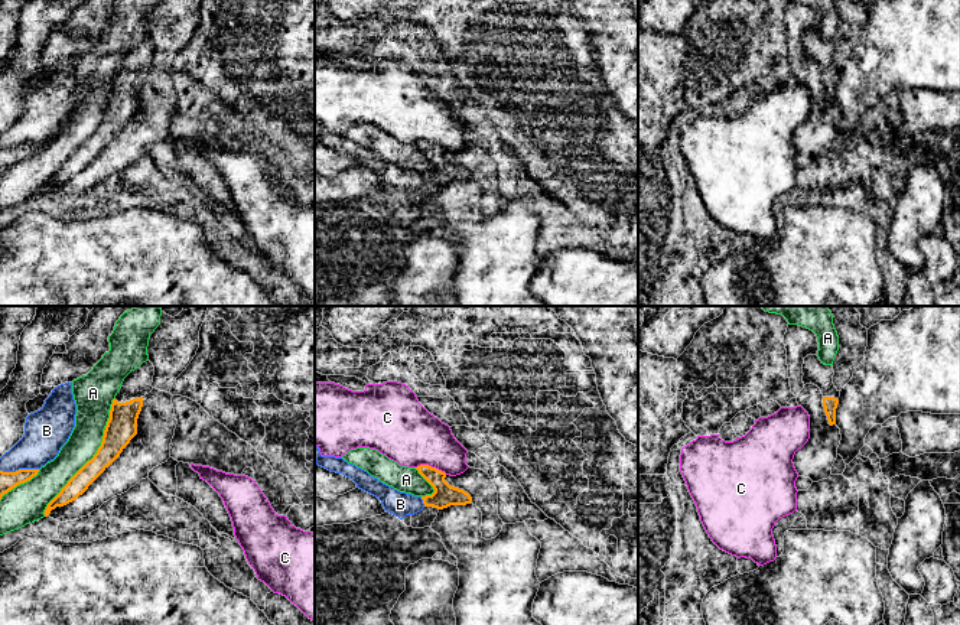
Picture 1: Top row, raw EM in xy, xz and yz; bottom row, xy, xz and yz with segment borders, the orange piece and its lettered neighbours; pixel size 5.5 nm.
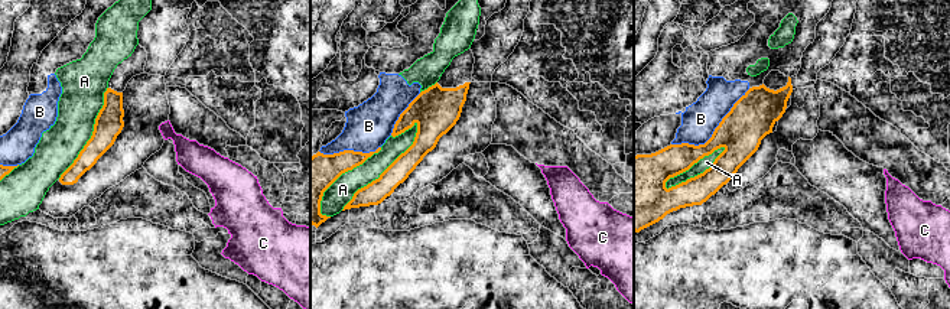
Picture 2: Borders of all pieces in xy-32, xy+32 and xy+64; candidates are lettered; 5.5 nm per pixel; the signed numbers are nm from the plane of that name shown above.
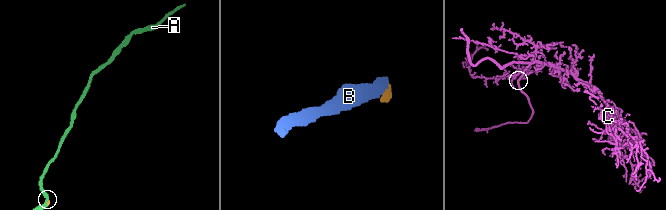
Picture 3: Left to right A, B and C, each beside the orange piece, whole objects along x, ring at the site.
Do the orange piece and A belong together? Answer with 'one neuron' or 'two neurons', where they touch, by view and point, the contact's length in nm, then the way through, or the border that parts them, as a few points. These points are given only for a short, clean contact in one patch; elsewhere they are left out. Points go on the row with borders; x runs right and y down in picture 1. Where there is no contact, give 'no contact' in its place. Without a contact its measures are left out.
two neurons; contact xy (94, 456); length 750 nm

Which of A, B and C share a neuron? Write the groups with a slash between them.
A / B / C

